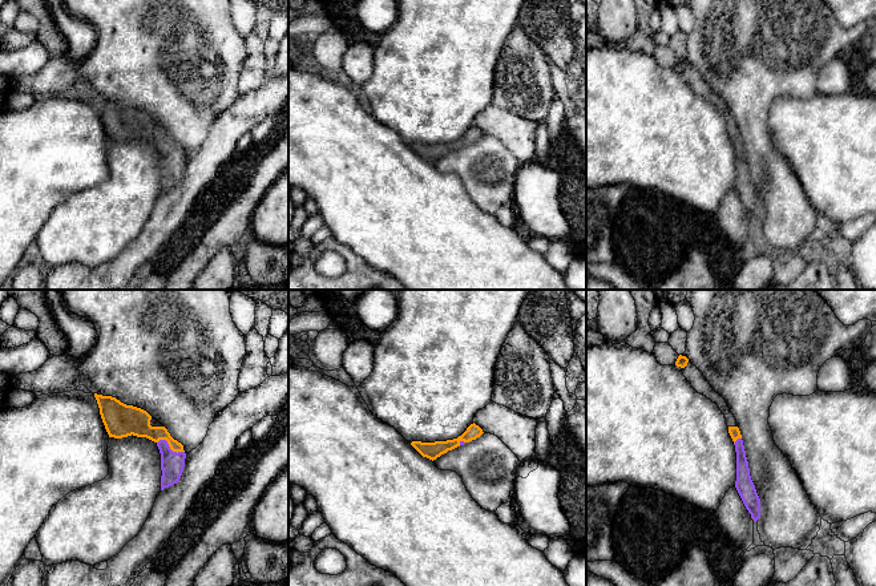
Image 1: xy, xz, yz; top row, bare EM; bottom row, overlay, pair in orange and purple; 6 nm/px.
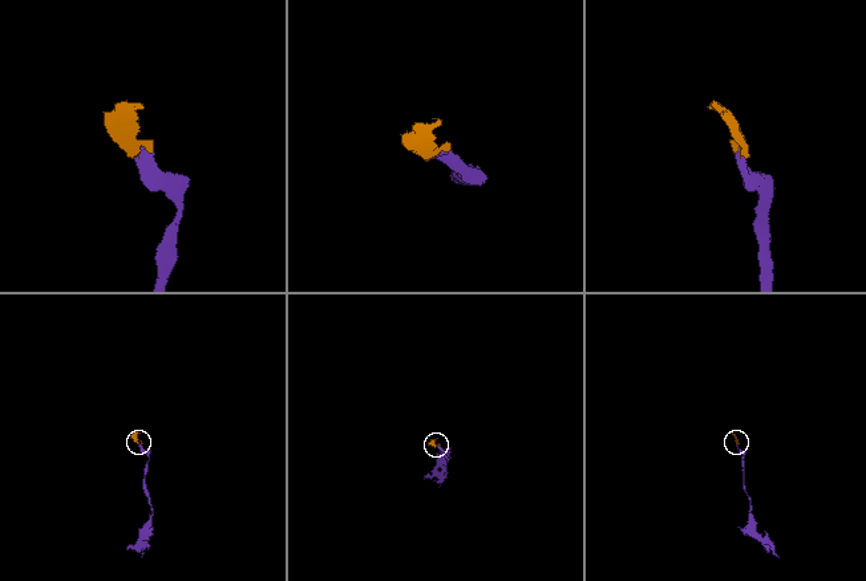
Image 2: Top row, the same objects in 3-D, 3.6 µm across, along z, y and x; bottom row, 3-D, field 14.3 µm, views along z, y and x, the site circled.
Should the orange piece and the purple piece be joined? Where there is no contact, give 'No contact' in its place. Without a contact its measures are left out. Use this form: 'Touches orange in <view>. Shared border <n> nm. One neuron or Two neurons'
Touches orange in xy. Shared border 180 nm. One neuron

